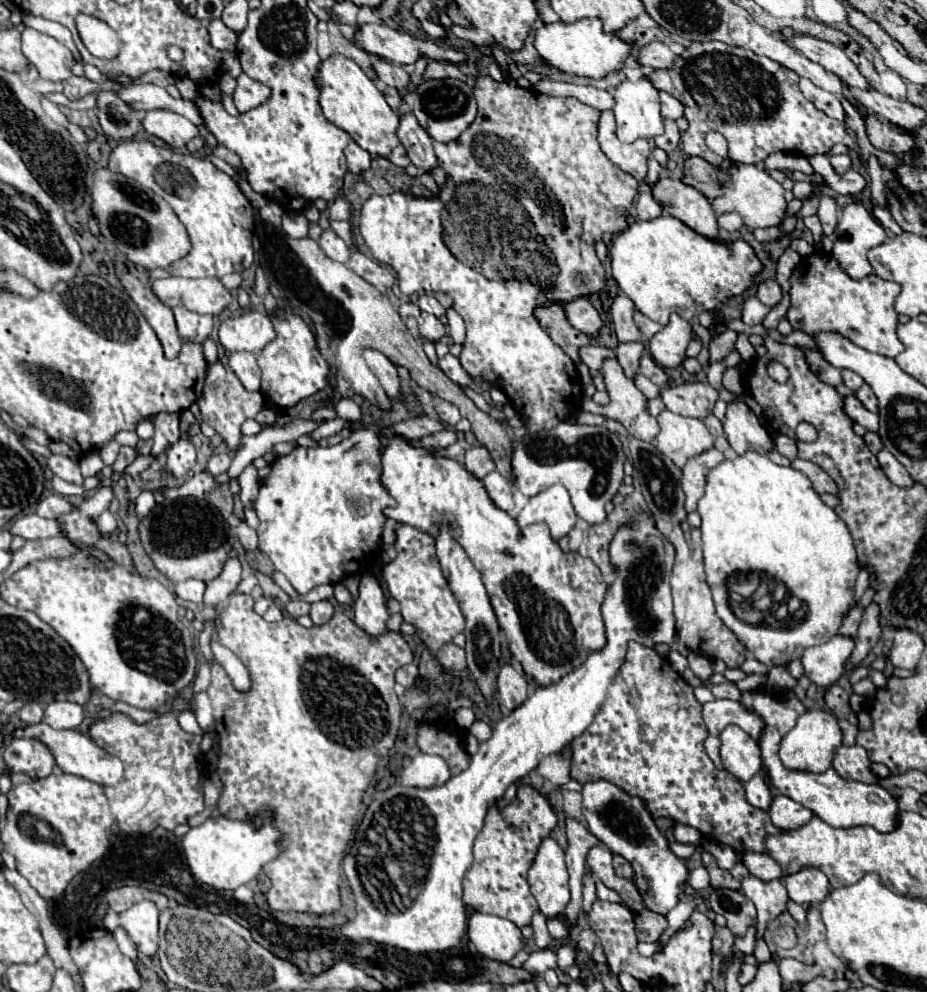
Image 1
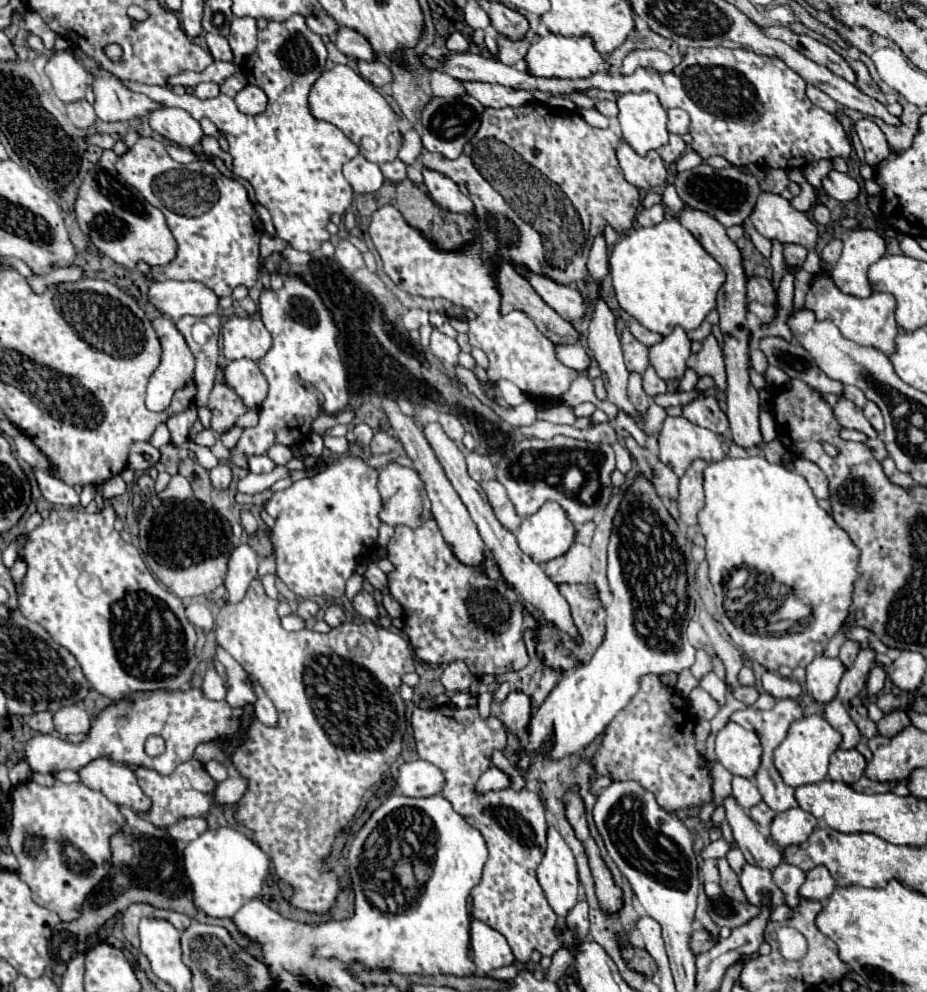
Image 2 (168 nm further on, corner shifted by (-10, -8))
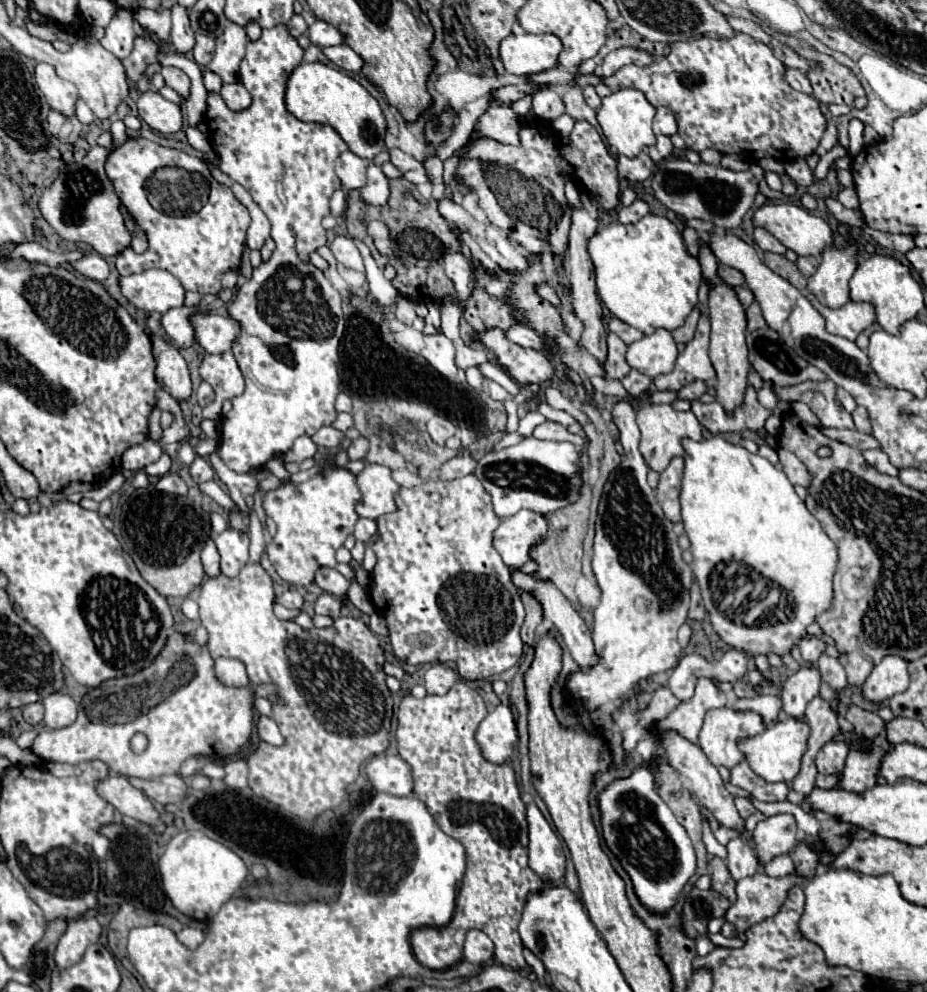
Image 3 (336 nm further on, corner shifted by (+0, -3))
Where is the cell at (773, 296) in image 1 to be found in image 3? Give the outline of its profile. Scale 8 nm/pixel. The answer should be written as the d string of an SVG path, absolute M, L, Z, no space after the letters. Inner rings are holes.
M720 264L720 266L718 266L718 276L720 276L728 286L732 286L732 288L736 288L736 286L744 286L744 288L746 288L746 278L744 278L744 274L742 274L740 270L732 268L732 266Z

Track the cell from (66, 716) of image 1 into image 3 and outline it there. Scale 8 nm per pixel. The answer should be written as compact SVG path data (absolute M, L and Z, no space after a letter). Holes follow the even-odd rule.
M56 692L56 694L50 694L46 700L44 700L44 724L48 728L66 728L70 724L74 724L76 720L76 702L64 694L64 692Z

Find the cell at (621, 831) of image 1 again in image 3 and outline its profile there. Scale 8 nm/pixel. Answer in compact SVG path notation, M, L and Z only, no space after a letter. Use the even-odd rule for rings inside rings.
M649 731L646 733L648 735L638 742L633 754L633 758L646 759L646 762L642 766L636 766L630 776L616 778L610 784L606 784L602 788L602 792L598 794L598 810L600 810L600 824L602 824L604 844L618 858L620 866L630 876L632 886L634 886L634 892L636 892L640 904L648 912L652 912L652 914L668 914L676 906L678 896L680 896L684 884L694 874L696 860L694 860L692 842L690 842L686 830L682 828L682 824L670 812L670 808L666 806L666 802L654 790L654 776L652 776L652 772L648 768L648 759L654 752L656 738Z

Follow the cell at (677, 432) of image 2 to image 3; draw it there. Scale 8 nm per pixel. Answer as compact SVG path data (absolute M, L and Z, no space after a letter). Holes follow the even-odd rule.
M670 404L642 406L636 412L636 420L638 420L640 432L642 432L640 452L646 460L646 464L656 472L666 470L674 456L684 456L684 446L682 446L684 438L702 440L702 426L700 426L698 418L692 412L676 412Z

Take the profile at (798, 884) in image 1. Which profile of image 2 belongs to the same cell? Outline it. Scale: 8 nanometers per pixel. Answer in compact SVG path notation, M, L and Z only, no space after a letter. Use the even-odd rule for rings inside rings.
M818 865L806 873L806 881L800 887L800 895L814 901L826 901L836 889L836 881L824 865Z

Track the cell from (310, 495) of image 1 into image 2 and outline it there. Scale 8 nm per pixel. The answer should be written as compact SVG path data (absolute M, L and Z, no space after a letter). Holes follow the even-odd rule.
M350 455L330 459L328 463L330 463L330 465L328 465L326 471L322 471L322 473L310 477L310 479L296 481L292 487L274 493L272 499L264 505L266 513L268 513L270 517L276 519L276 525L274 525L274 531L272 531L272 539L270 539L270 541L276 545L276 575L278 575L278 577L280 577L280 579L282 579L282 581L284 581L284 583L286 583L286 585L288 585L298 597L304 597L304 599L308 599L308 597L334 597L334 599L342 597L342 595L344 595L346 581L352 577L352 573L354 573L354 565L358 563L360 555L364 555L368 549L372 549L372 547L376 545L378 527L380 527L378 513L380 513L380 509L382 509L382 501L380 501L380 493L378 493L378 489L376 489L376 483L378 483L378 471L372 469L372 467L368 467L360 457L350 457Z

